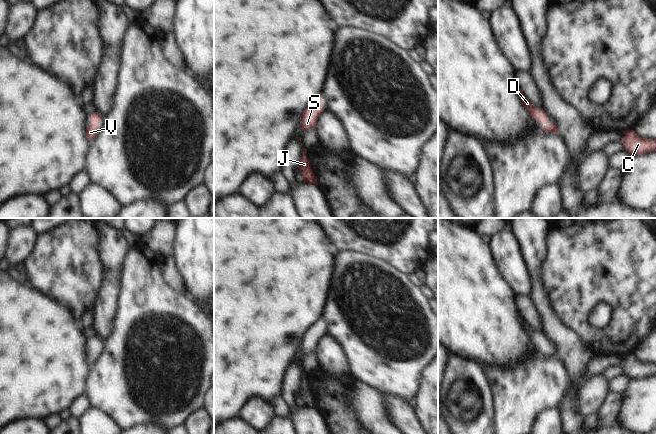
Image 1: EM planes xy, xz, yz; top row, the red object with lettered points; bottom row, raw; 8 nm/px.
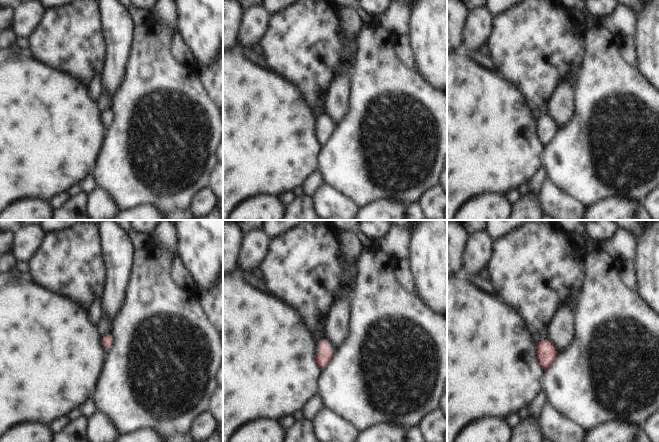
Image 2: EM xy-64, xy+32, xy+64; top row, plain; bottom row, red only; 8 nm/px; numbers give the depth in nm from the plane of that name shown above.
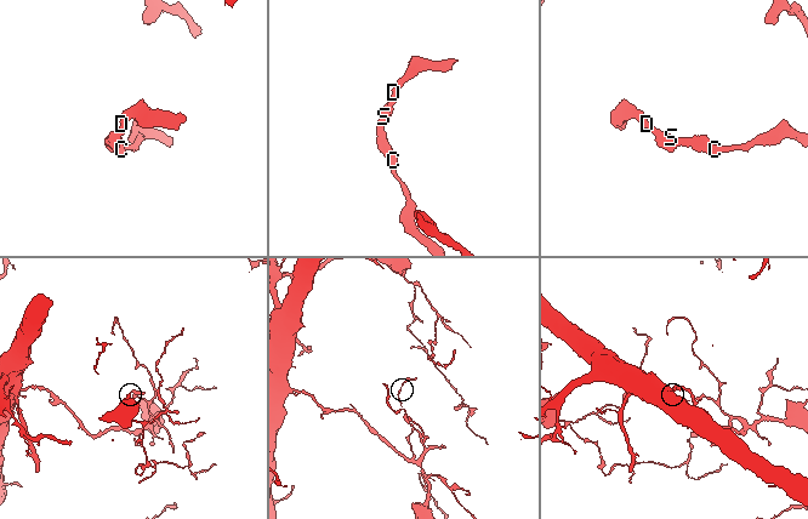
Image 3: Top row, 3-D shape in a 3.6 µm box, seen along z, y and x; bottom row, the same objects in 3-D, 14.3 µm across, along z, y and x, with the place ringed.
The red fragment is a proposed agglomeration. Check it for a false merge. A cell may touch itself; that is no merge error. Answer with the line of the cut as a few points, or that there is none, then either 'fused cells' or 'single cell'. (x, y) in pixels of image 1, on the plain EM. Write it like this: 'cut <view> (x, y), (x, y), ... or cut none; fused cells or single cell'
cut none; single cell

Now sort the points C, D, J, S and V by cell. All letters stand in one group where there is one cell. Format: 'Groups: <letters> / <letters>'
Groups: C D J S V

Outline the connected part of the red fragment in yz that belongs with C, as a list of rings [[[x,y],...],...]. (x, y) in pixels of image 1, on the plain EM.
[[[634,354],[623,356],[625,361],[620,366],[626,370],[630,379],[644,379],[656,375],[656,363],[639,361]]]

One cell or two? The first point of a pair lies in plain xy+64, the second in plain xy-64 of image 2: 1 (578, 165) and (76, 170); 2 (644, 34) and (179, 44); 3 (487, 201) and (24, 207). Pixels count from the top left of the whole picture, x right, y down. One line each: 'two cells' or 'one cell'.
1: two cells
2: two cells
3: one cell

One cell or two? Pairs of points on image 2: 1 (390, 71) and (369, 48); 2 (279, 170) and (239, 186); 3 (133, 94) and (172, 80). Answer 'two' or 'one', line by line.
1: one
2: one
3: one

